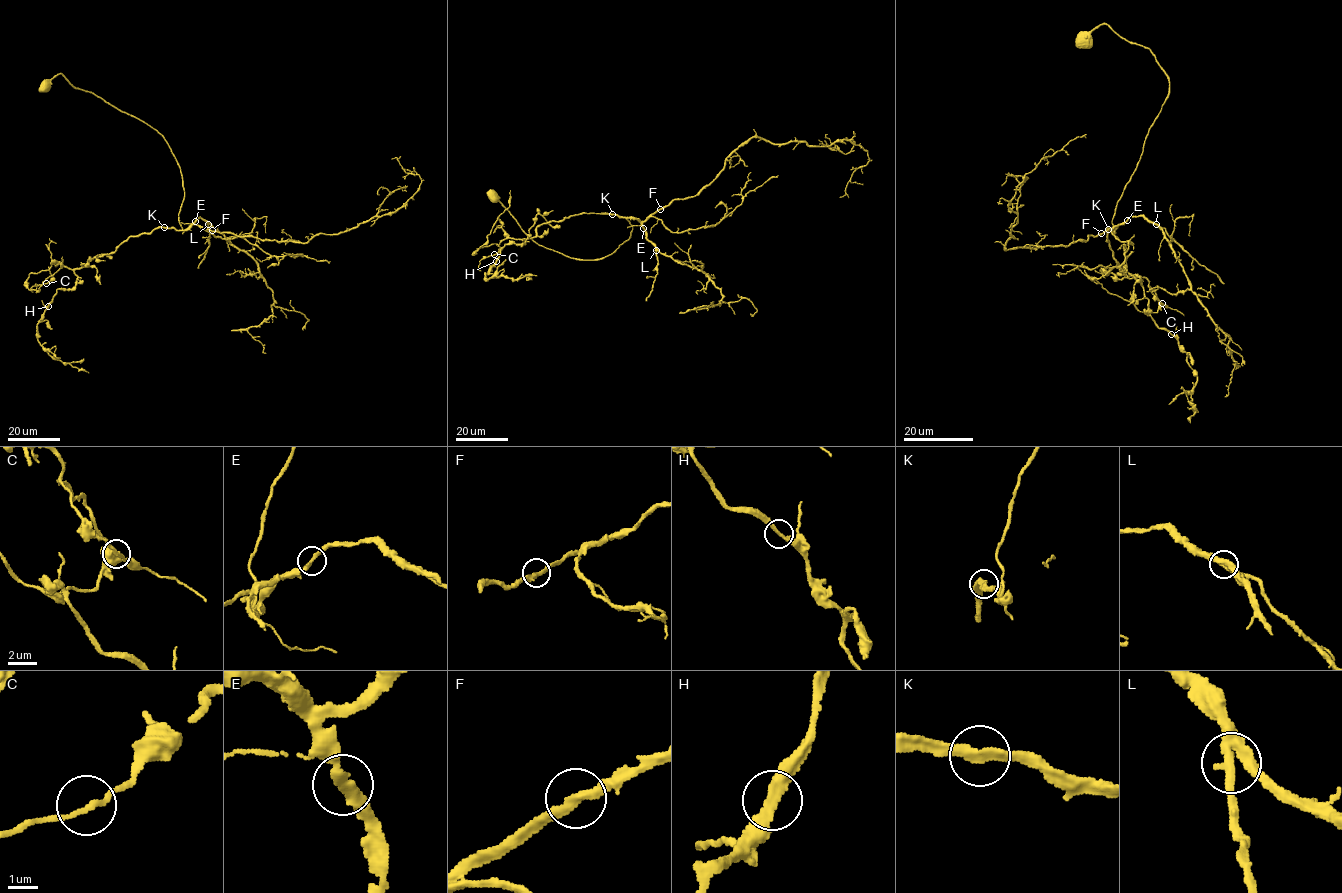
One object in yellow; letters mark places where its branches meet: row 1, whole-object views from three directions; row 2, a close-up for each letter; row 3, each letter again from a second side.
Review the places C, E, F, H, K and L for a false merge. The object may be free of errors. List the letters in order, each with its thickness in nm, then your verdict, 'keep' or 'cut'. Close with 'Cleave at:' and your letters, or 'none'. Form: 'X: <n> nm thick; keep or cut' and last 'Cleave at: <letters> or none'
C: 170 nm thick; keep
E: 320 nm thick; keep
F: 280 nm thick; keep
H: 280 nm thick; keep
K: 280 nm thick; keep
L: 320 nm thick; keep
Cleave at: none

